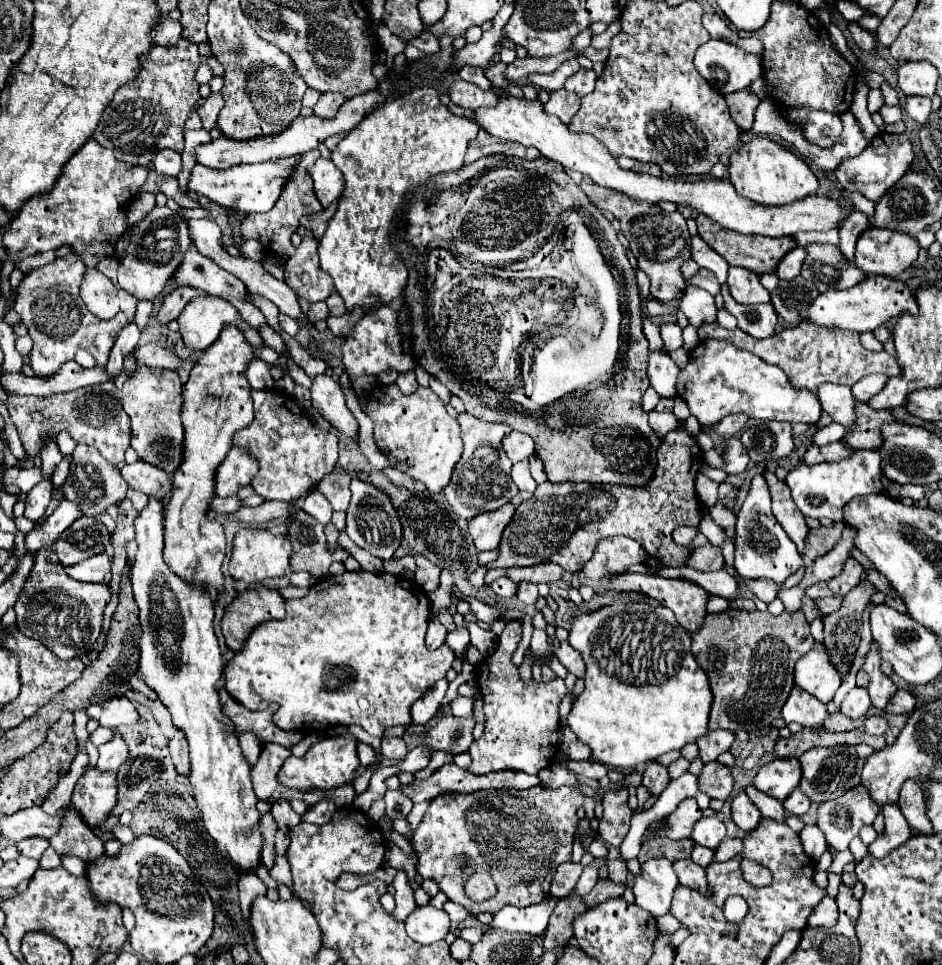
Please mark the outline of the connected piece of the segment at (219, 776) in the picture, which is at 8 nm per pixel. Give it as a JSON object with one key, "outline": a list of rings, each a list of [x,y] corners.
{"outline":[[[151,499],[135,519],[135,541],[139,549],[135,555],[137,561],[131,567],[131,583],[143,631],[139,639],[139,671],[143,681],[169,709],[173,725],[187,737],[191,761],[189,781],[207,833],[243,873],[257,871],[263,849],[263,835],[259,831],[261,813],[257,811],[259,799],[251,787],[249,763],[239,747],[233,721],[223,715],[217,695],[223,659],[213,633],[213,601],[207,589],[185,583],[163,563],[161,513],[163,503]]]}

